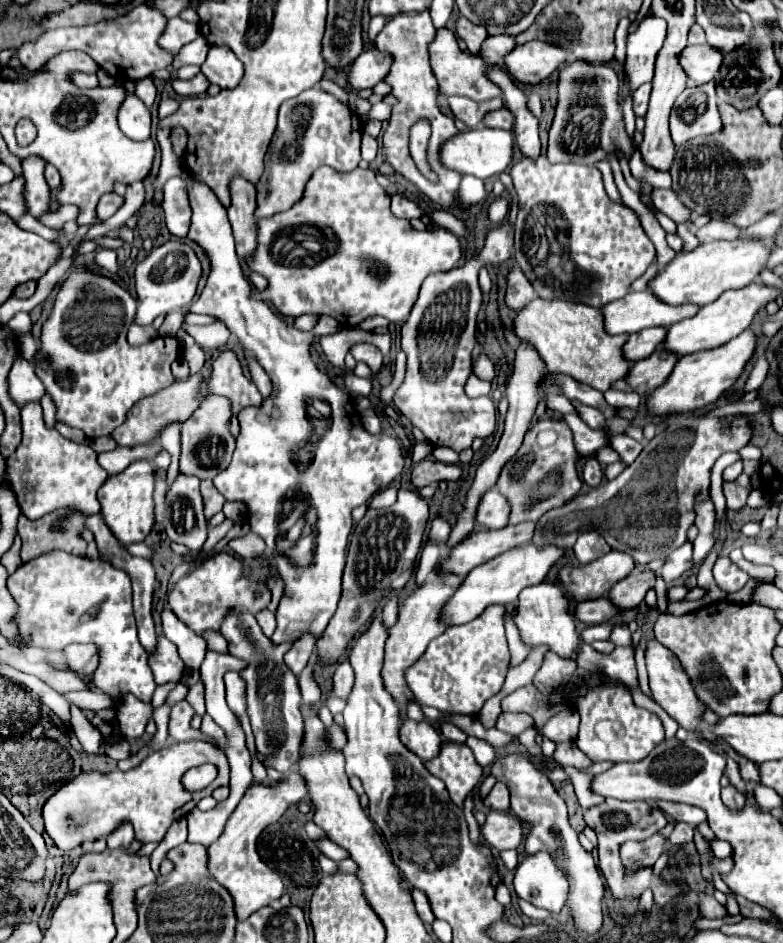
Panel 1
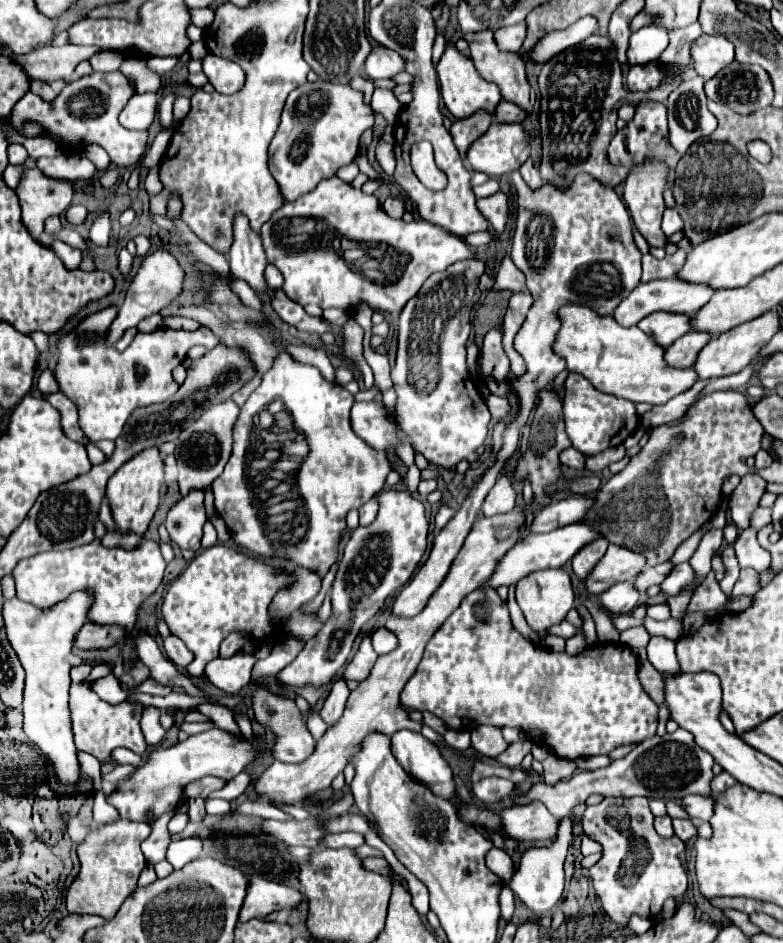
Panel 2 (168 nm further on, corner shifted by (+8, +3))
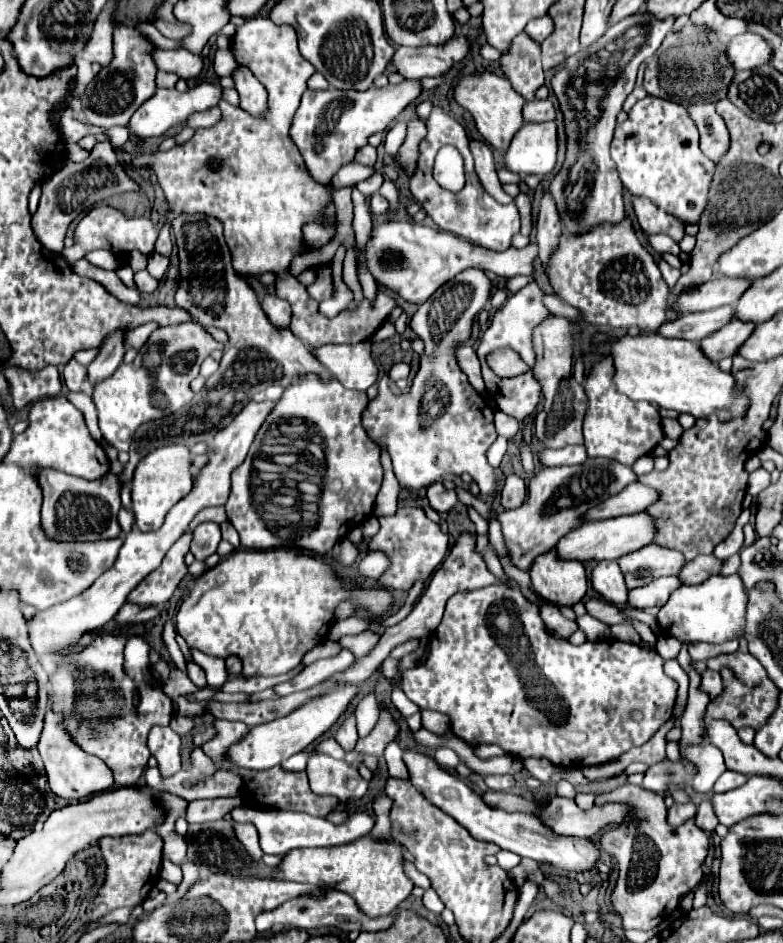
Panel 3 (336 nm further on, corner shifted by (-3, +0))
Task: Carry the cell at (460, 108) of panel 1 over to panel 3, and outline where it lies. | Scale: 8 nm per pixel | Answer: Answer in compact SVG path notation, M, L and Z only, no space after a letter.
M471 141L471 153L475 157L475 171L479 175L481 185L485 187L485 191L499 203L511 203L513 197L509 197L501 189L501 181L499 181L497 169L495 169L495 155L493 155L491 147L485 141Z

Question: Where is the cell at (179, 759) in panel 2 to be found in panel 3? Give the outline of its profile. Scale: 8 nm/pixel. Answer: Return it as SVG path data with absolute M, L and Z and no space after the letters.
M347 685L347 687L341 687L337 691L331 691L323 697L317 697L313 701L309 701L307 705L295 709L291 715L287 717L281 717L277 721L271 721L271 723L265 723L265 725L259 725L255 729L249 731L249 735L233 745L229 749L229 757L231 757L231 763L237 765L237 767L245 767L245 769L271 769L275 765L281 765L285 759L289 759L291 755L307 749L309 745L313 745L323 733L327 733L347 711L347 705L353 701L353 697L359 693L359 687L355 685Z

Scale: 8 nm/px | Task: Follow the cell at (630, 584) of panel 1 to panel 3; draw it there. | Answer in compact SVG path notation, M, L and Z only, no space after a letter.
M699 555L699 559L693 559L683 567L679 577L687 585L699 585L707 581L711 575L717 575L721 567L723 567L723 561L717 559L715 555Z

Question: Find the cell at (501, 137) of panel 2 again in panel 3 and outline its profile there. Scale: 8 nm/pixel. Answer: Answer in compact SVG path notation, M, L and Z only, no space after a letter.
M525 123L507 149L505 167L523 175L547 175L557 161L557 123Z

